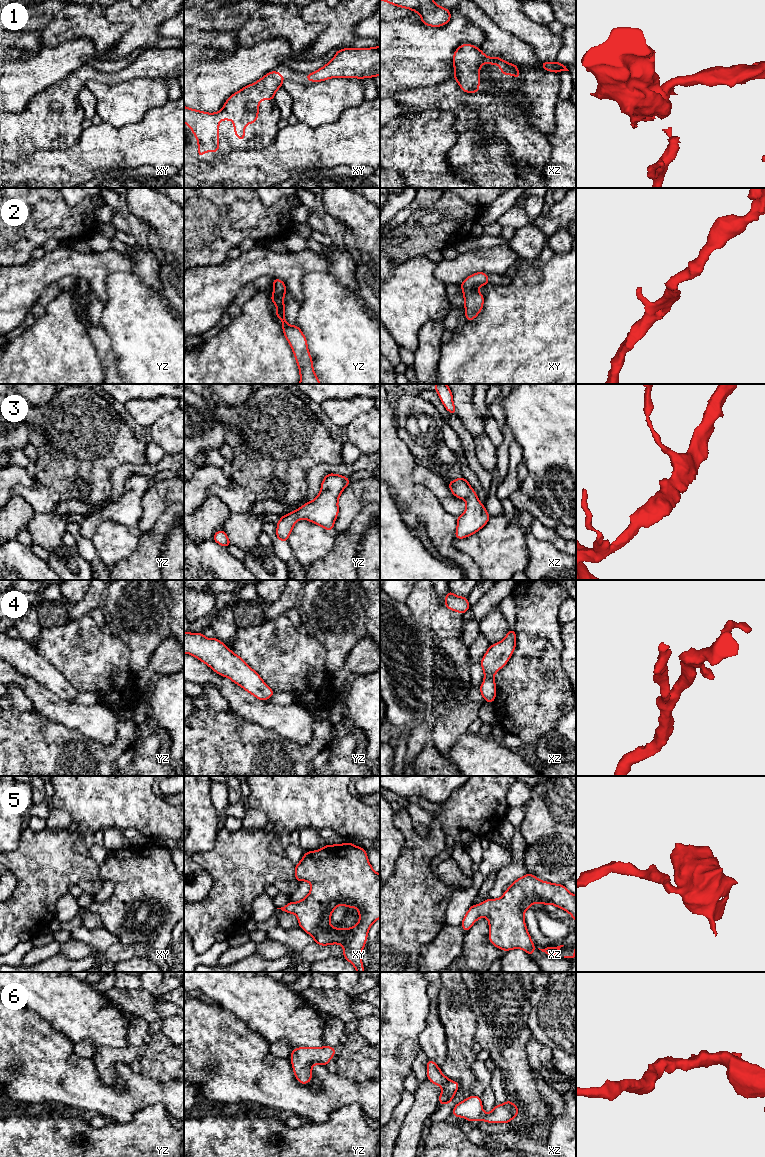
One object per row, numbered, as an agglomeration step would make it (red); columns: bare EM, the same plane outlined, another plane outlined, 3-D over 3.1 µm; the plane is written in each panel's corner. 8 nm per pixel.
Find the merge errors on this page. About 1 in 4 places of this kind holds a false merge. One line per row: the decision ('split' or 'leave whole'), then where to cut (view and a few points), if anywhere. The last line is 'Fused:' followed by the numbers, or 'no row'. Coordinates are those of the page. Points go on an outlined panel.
1: leave whole; no cut
2: leave whole; no cut
3: leave whole; no cut
4: leave whole; no cut
5: leave whole; no cut
6: leave whole; no cut
Fused: no row

